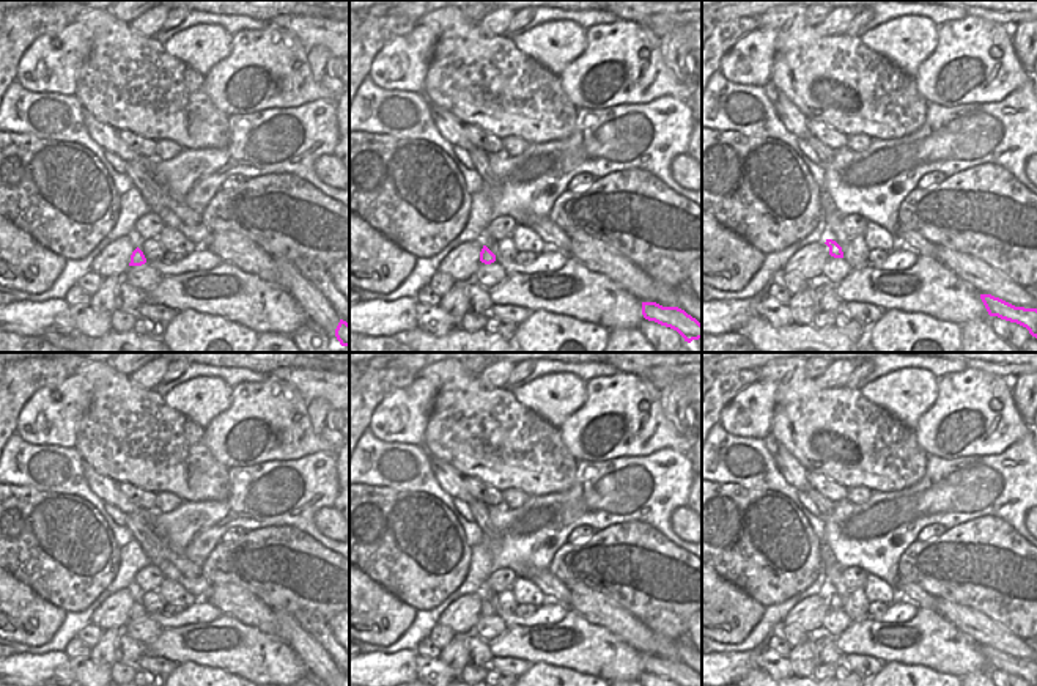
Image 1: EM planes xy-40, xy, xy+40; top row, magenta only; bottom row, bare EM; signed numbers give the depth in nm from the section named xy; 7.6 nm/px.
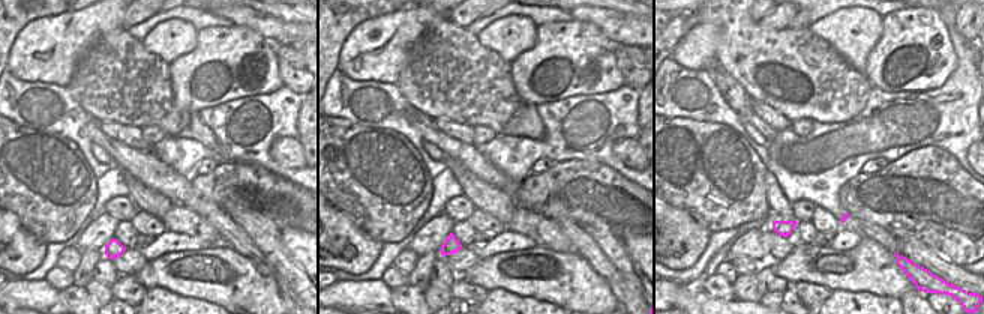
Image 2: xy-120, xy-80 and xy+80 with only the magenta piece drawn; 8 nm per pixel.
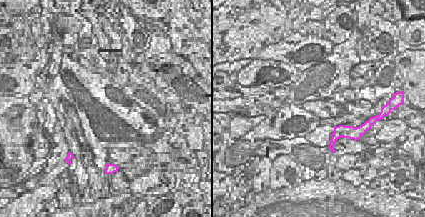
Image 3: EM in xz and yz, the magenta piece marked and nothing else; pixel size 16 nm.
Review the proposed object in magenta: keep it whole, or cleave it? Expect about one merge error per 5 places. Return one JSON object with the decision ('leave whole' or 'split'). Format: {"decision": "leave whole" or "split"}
{"decision": "leave whole"}

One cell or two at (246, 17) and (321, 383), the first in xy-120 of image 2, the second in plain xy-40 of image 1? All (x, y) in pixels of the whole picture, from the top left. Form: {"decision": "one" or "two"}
{"decision": "one"}

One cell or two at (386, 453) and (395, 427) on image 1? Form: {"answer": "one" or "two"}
{"answer": "two"}

